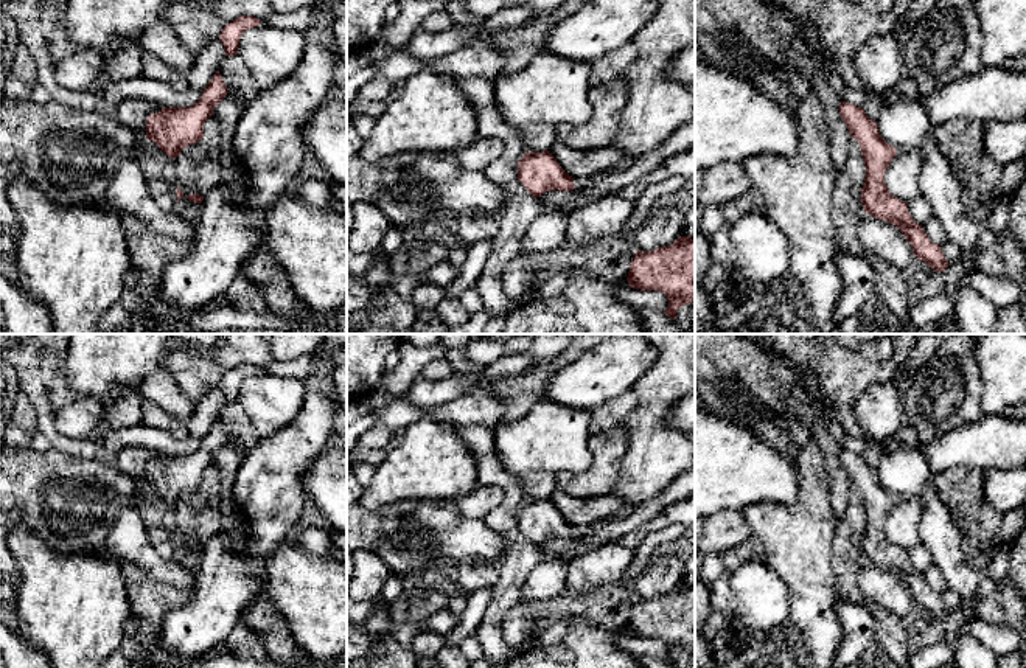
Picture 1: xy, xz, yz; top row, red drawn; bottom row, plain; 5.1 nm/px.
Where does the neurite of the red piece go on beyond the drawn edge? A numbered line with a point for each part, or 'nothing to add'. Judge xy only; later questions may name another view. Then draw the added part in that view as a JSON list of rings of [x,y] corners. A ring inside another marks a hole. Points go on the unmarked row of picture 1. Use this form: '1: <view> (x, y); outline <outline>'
nothing to add

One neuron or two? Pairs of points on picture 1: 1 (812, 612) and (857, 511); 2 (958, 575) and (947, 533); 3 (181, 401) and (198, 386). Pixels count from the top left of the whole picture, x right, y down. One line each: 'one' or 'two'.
1: two
2: one
3: two

